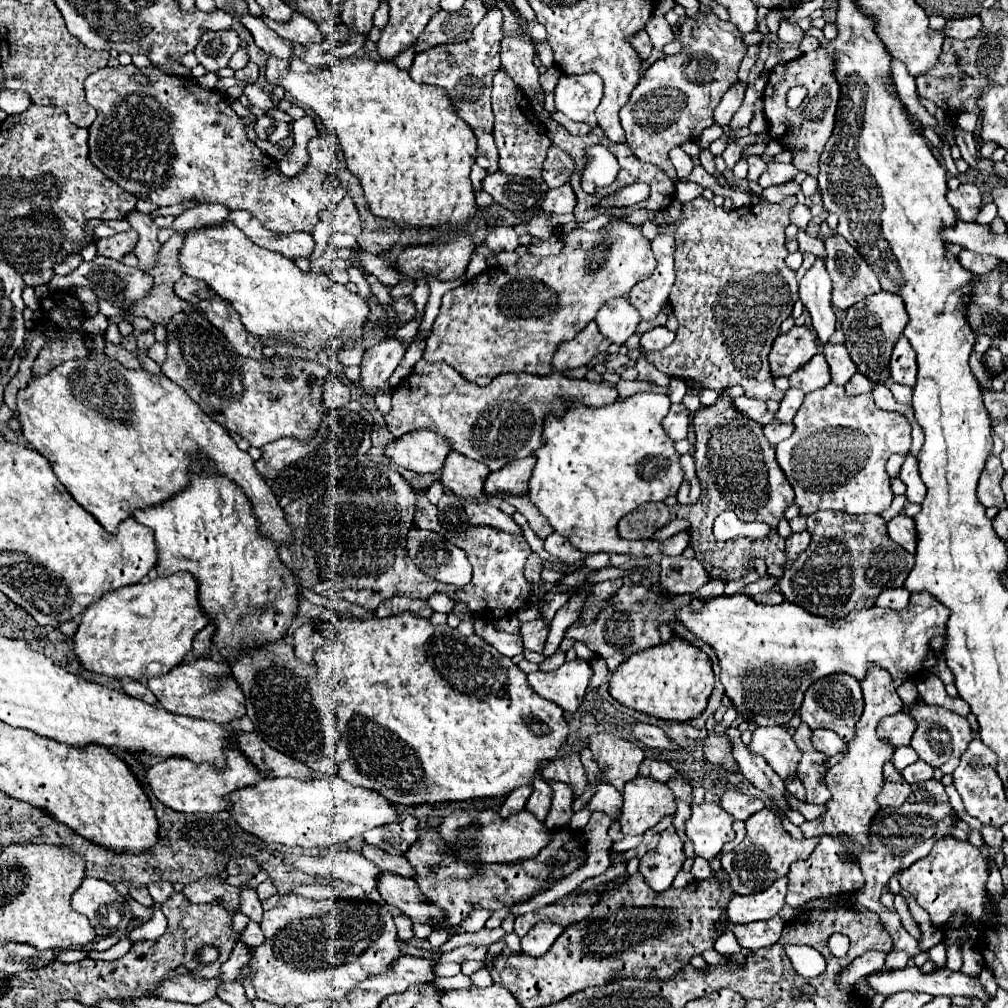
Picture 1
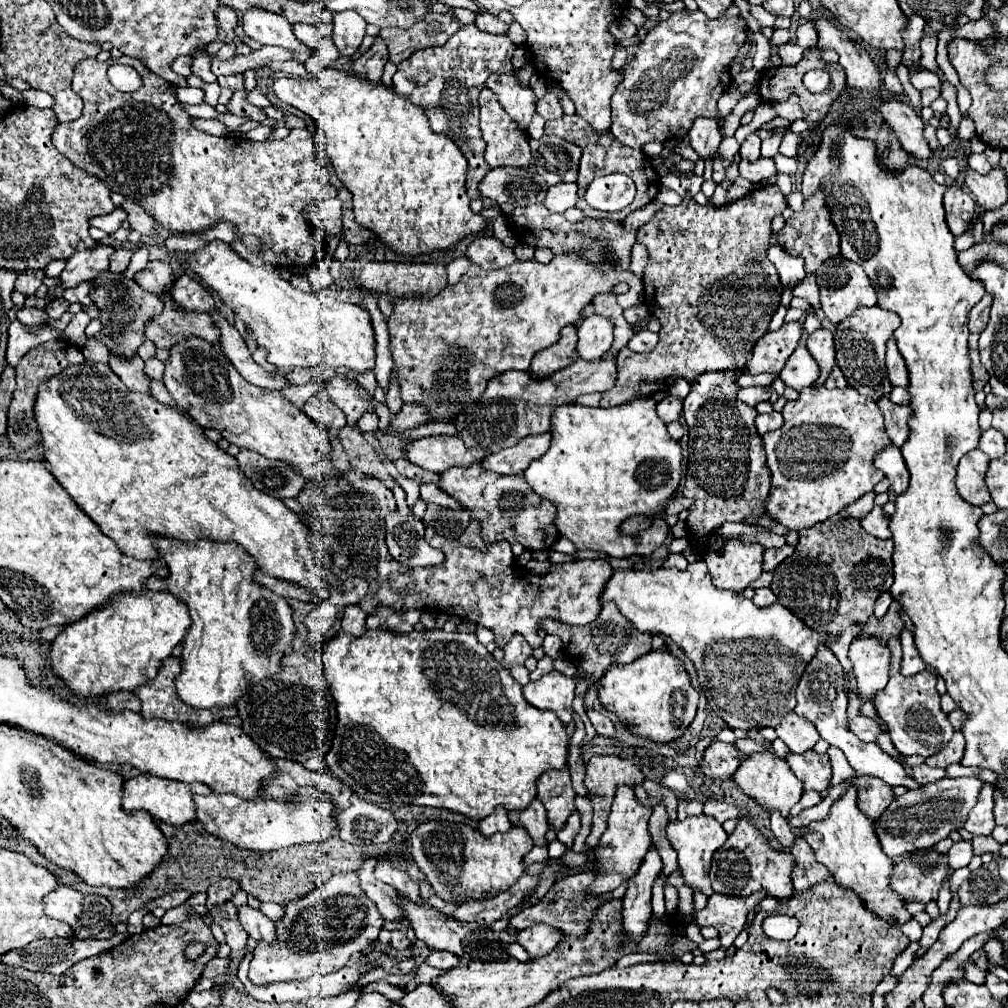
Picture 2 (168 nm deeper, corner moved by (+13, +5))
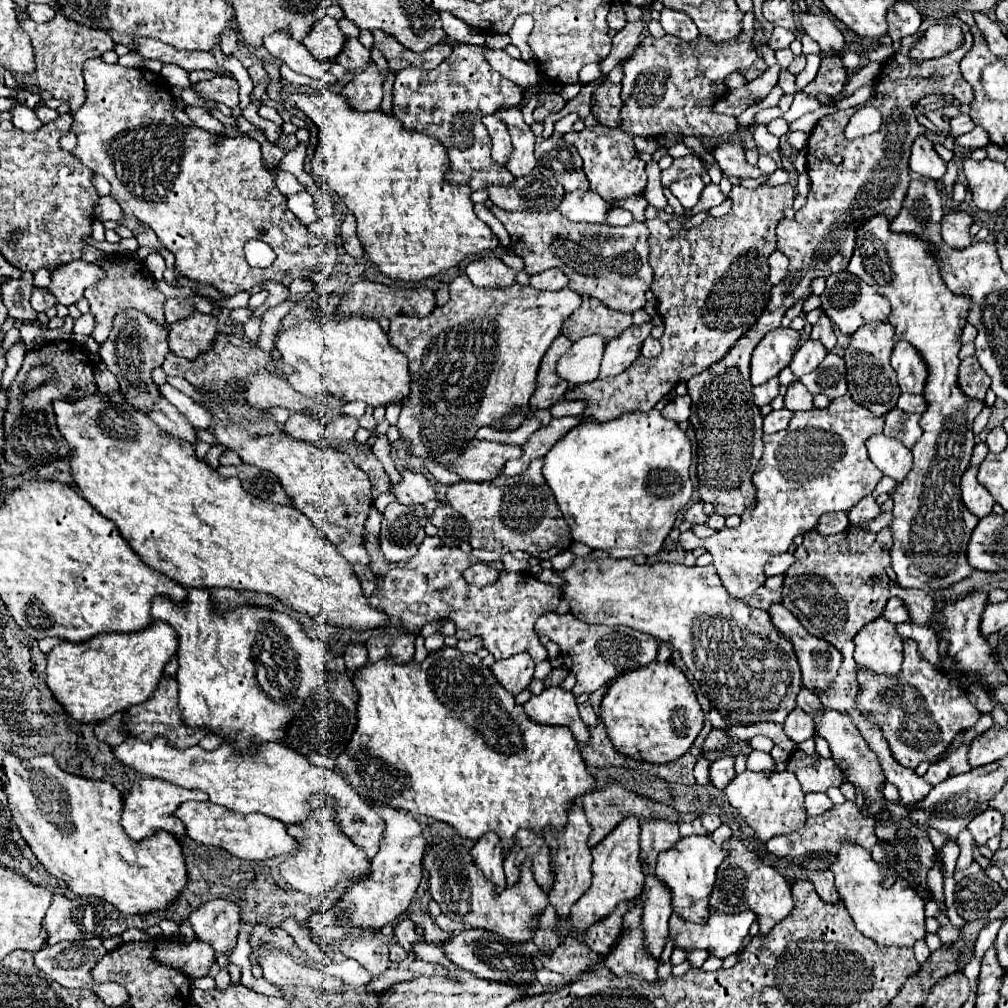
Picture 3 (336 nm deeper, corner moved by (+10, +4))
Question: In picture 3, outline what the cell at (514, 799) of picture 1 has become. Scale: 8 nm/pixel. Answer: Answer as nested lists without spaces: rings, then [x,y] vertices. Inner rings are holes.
[[[486,832],[470,850],[476,866],[482,870],[484,878],[488,878],[488,882],[494,884],[494,894],[500,894],[502,888],[506,888],[506,878],[504,878],[504,870],[502,870],[502,846],[500,840],[492,834]]]

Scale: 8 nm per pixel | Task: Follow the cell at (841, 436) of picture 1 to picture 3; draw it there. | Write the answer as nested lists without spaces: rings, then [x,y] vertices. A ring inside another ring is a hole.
[[[846,394],[842,398],[832,400],[832,404],[826,410],[812,408],[808,412],[796,412],[792,416],[788,428],[782,432],[764,434],[764,438],[762,438],[764,454],[756,466],[758,470],[754,470],[754,474],[752,474],[752,482],[756,486],[754,508],[744,510],[740,526],[722,528],[702,542],[702,546],[714,558],[714,566],[722,578],[724,588],[732,596],[736,596],[736,598],[752,596],[766,580],[764,564],[770,560],[770,556],[788,552],[788,548],[792,546],[792,540],[798,534],[810,532],[824,512],[838,512],[838,510],[846,512],[858,500],[872,494],[878,480],[882,478],[882,472],[870,462],[864,442],[870,434],[880,434],[882,426],[884,426],[884,418],[874,416],[864,406],[858,406]]]

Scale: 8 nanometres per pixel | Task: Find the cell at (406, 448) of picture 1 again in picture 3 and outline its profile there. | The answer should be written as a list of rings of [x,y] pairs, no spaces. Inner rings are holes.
[[[472,440],[466,450],[462,450],[460,458],[452,464],[452,472],[456,472],[462,480],[474,482],[490,482],[502,474],[502,466],[506,460],[516,460],[522,456],[522,448],[514,444]]]

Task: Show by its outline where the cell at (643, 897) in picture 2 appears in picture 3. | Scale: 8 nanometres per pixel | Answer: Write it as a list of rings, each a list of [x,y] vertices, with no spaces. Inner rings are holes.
[[[634,902],[634,908],[624,916],[624,932],[616,948],[604,958],[604,966],[610,968],[616,976],[638,976],[646,982],[656,982],[658,962],[648,956],[644,950],[644,936],[640,928],[642,902]]]

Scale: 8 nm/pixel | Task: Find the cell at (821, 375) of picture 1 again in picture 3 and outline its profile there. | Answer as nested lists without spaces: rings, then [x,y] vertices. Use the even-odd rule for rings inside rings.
[[[806,340],[800,350],[794,354],[792,362],[790,362],[790,368],[792,372],[802,378],[804,374],[810,374],[812,370],[818,368],[818,364],[824,360],[824,356],[828,354],[828,350],[820,344],[820,342],[814,342],[814,340]]]

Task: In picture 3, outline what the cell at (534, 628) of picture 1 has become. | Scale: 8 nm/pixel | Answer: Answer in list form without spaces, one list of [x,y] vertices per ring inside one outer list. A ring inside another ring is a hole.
[[[516,654],[514,658],[494,662],[490,670],[494,678],[498,678],[498,682],[506,690],[510,690],[510,694],[516,696],[518,692],[528,688],[528,684],[532,682],[534,660],[530,658],[530,654]]]

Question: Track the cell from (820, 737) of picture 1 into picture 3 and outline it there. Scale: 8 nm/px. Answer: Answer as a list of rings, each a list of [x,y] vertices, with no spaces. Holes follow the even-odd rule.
[[[794,708],[794,710],[788,714],[786,722],[784,722],[784,732],[786,732],[786,736],[788,736],[790,740],[794,740],[796,744],[812,738],[812,736],[816,734],[812,716],[806,714],[806,712],[800,710],[800,708]]]

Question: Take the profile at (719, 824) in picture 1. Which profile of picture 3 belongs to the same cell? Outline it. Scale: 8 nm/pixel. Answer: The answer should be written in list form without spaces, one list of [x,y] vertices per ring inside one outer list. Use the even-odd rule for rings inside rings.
[[[710,836],[680,838],[670,850],[658,856],[656,876],[672,894],[672,910],[688,922],[704,922],[708,918],[708,898],[716,880],[716,870],[724,862],[726,852],[712,842]]]

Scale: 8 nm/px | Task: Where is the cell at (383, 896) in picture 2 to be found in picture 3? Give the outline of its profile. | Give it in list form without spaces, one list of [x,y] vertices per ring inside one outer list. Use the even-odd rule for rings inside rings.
[[[404,918],[404,920],[400,920],[400,922],[396,924],[394,934],[396,934],[398,944],[400,944],[400,946],[402,946],[402,948],[404,948],[408,954],[414,954],[414,952],[410,950],[410,946],[412,946],[414,942],[426,942],[426,940],[424,940],[424,936],[416,932],[414,922],[410,922],[408,918]]]

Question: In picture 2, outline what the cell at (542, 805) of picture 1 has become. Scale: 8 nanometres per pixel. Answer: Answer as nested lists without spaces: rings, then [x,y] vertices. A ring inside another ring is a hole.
[[[535,797],[535,801],[531,801],[531,805],[527,809],[523,809],[523,813],[509,813],[509,819],[513,825],[523,825],[527,829],[527,833],[531,835],[531,839],[535,841],[535,845],[547,845],[545,841],[545,833],[549,829],[547,825],[547,815],[545,815],[545,807],[539,801],[539,797]]]

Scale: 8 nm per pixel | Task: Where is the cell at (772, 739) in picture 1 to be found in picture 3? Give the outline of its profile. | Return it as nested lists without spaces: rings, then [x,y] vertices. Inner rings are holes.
[[[746,770],[728,784],[724,794],[728,796],[730,806],[738,810],[740,818],[756,832],[756,838],[762,844],[766,844],[770,838],[778,834],[790,834],[794,830],[800,830],[802,822],[806,822],[808,818],[800,782],[788,770],[774,772],[774,774]]]

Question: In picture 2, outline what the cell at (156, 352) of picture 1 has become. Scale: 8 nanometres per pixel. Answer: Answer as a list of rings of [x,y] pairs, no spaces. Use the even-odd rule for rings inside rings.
[[[149,357],[145,361],[145,373],[149,377],[153,377],[153,379],[161,379],[163,377],[163,369],[165,369],[165,365],[157,357]]]

